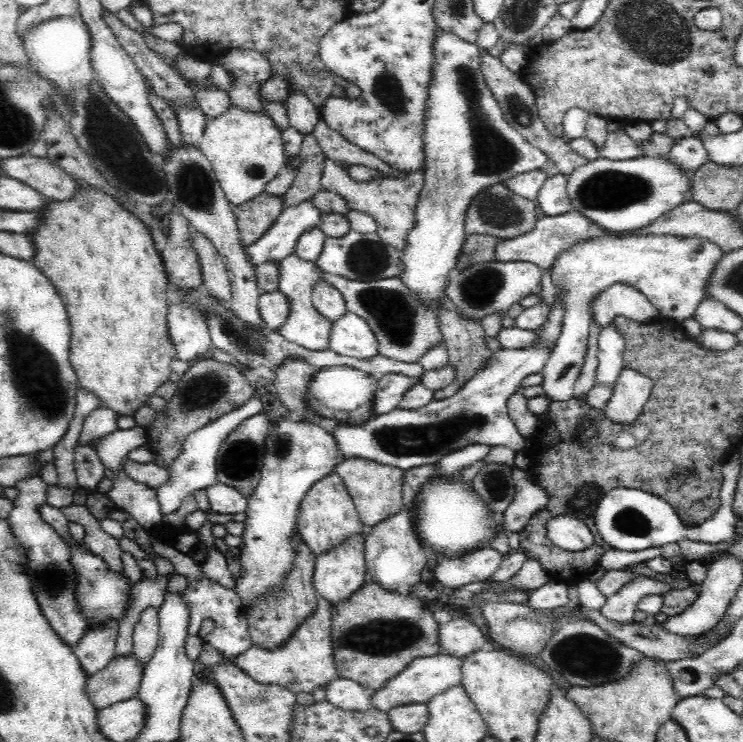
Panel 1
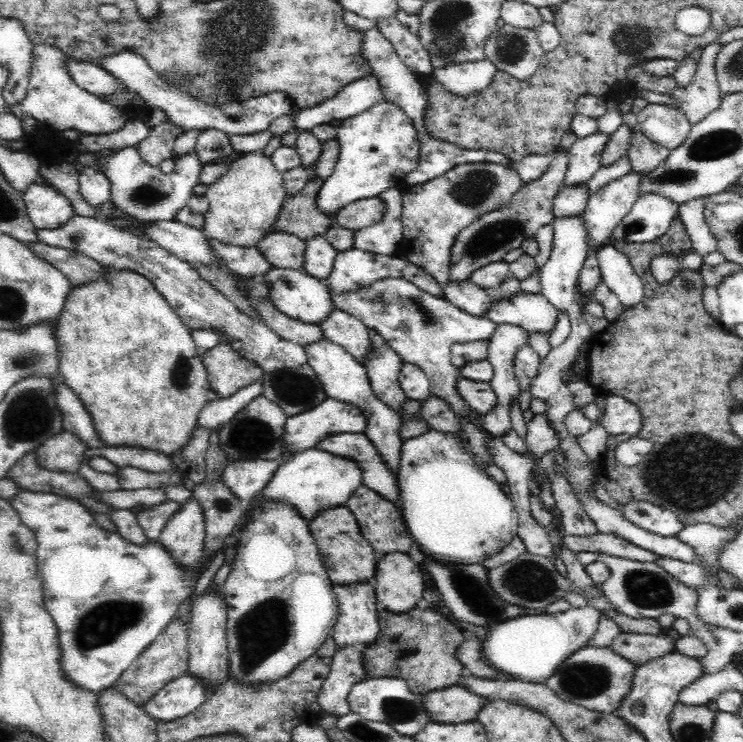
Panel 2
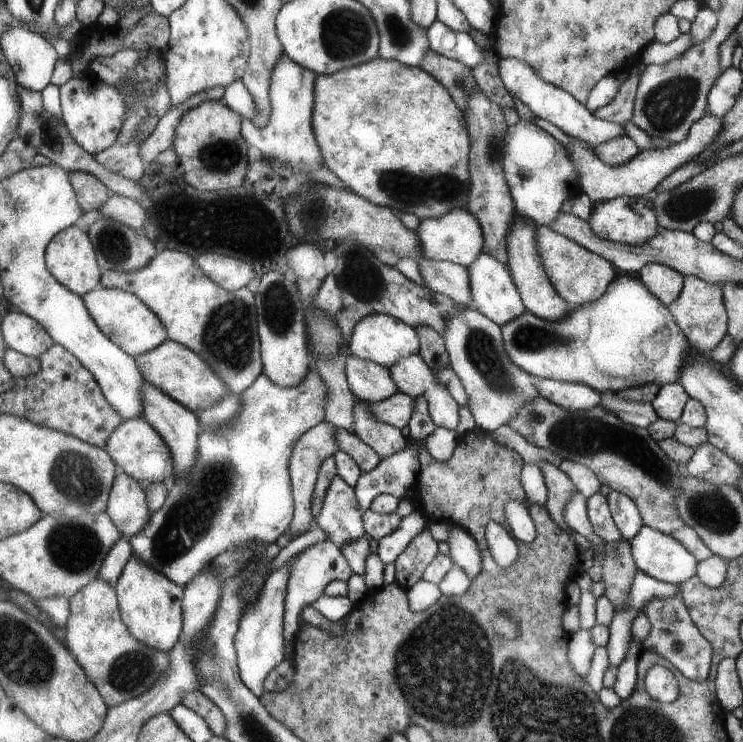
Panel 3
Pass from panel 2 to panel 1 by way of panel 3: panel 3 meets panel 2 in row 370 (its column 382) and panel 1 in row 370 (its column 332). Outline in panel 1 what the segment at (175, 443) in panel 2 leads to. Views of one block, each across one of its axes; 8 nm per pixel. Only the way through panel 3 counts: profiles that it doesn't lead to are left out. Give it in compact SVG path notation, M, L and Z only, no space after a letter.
M86 186L70 202L56 201L56 204L48 204L44 208L44 220L42 220L42 224L39 224L39 227L34 230L36 252L35 257L32 258L32 263L44 276L50 279L50 282L56 287L57 293L64 303L71 329L68 360L70 361L72 370L76 373L79 387L86 389L90 394L96 395L102 401L102 407L118 413L118 416L134 417L140 408L148 405L150 398L155 395L154 392L156 392L156 389L170 381L170 375L172 374L170 364L176 359L176 352L171 344L167 321L169 307L168 296L166 295L167 276L164 273L164 267L162 267L163 259L156 251L150 233L144 222L140 221L140 218L134 217L130 211L124 209L124 206L120 205L119 202L116 202L116 199L103 194L99 190L95 190L91 186Z

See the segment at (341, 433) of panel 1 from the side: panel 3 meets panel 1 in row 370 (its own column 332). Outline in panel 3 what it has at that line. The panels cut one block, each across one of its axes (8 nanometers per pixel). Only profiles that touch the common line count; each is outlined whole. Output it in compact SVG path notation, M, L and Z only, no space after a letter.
M332 476L320 513L313 525L323 530L327 541L331 541L338 548L366 534L354 490L340 476Z

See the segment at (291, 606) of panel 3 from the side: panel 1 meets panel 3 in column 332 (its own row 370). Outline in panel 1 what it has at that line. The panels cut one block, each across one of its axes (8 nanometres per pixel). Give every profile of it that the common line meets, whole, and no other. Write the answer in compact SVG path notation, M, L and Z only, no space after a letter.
M630 235L625 237L592 238L587 241L576 242L576 245L564 250L552 262L550 266L551 281L554 288L559 286L564 290L564 310L562 334L557 339L556 346L543 368L543 387L545 394L552 401L566 402L573 397L573 388L579 377L584 358L586 356L589 339L590 302L594 294L599 295L608 286L623 282L637 288L650 304L658 310L660 318L674 321L684 321L695 314L696 307L705 299L707 286L712 270L724 258L720 247L716 243L700 237L676 237L675 235Z

